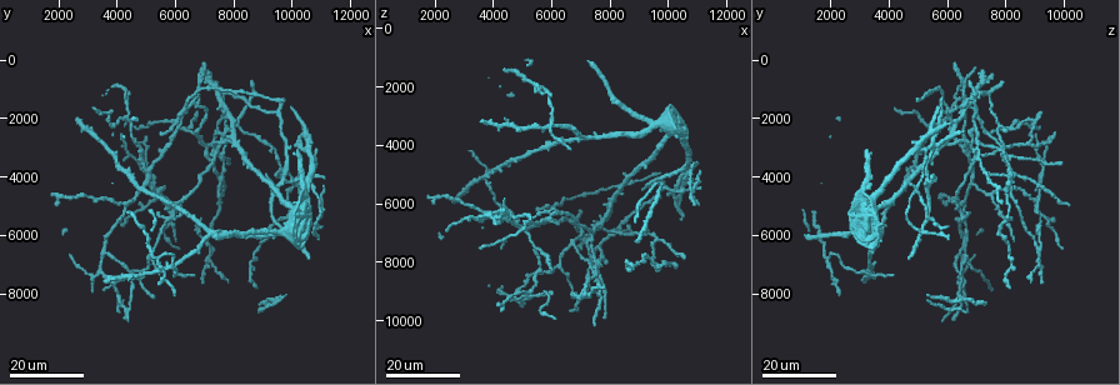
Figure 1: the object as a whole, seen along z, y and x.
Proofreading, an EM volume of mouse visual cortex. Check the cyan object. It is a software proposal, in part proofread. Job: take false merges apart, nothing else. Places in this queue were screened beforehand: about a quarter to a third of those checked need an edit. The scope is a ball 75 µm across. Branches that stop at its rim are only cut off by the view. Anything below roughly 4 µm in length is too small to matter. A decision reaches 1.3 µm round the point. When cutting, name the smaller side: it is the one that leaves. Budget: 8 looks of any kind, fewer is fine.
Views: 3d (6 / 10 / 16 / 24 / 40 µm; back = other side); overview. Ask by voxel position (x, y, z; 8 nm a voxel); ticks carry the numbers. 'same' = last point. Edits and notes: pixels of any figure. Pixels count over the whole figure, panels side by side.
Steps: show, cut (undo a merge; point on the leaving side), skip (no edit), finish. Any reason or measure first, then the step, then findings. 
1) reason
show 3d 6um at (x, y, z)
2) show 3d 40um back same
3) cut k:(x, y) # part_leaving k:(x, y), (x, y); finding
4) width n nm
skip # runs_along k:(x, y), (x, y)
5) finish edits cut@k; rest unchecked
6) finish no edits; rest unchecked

three arms meet
show 3d 16um at (6200, 2400, 8200)

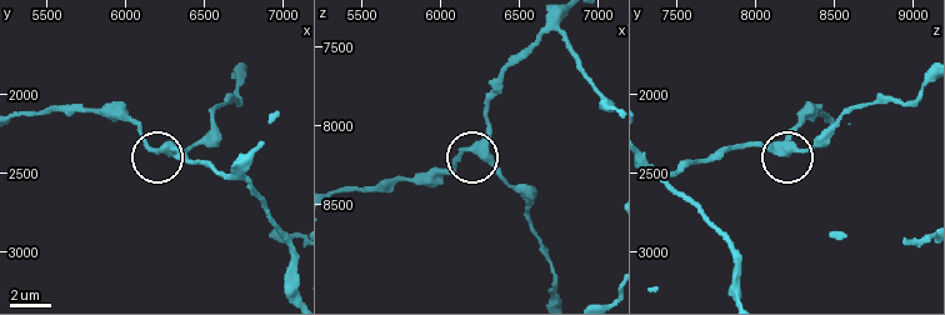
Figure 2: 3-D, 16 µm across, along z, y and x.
show 3d 10um at (6200, 2360, 8140)

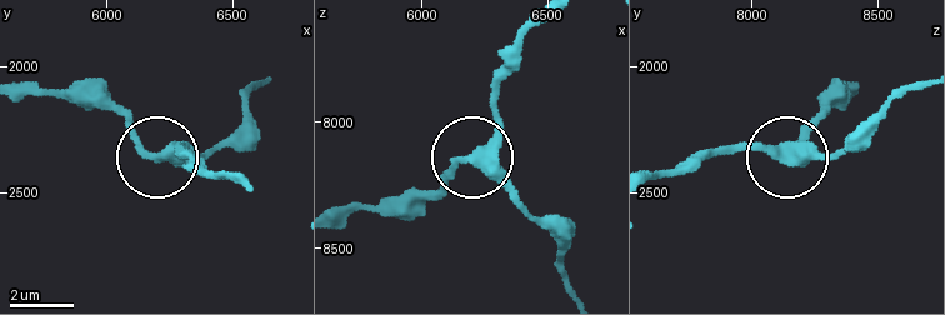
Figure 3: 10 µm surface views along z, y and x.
side_arm 12 um
skip # runs_along 3:(225, 179), (176, 144), (166, 158), (214, 155); continuous, no second neuron

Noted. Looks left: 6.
three-way junction
show 3d 24um at (4400, 1300, 6400)

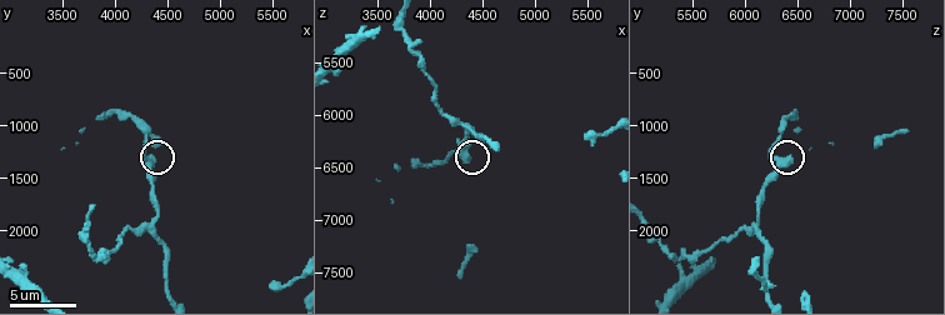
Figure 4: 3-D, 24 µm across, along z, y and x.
show 3d 10um at (4280, 1320, 6320)

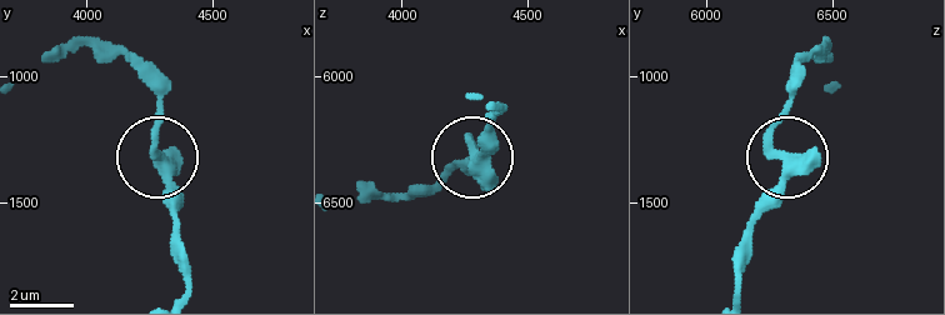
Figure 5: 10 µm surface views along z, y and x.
width 350 nm
skip # runs_along 5:(183, 293), (176, 196), (160, 148), (160, 78); continuous, no second neuron

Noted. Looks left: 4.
arms part here
show 3d 16um at (4340, 1920, 6080)

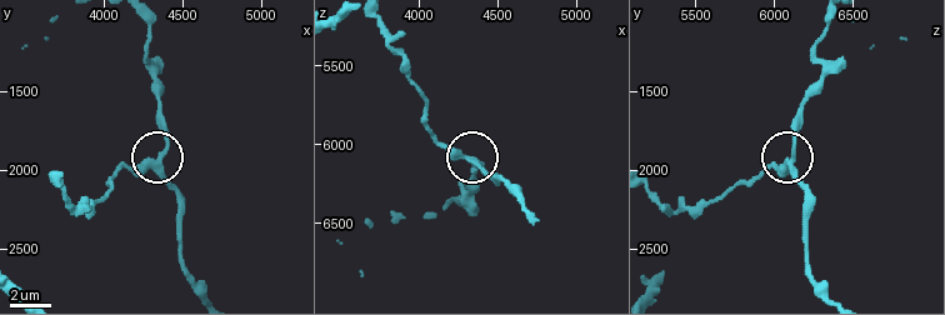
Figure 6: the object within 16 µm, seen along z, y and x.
width 290 nm
skip # runs_along 6:(201, 294), (180, 254), (180, 198), (158, 158), (160, 99); continuous, no second neuron

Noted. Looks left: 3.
two arms in line, one across
show 3d 16um at (9800, 4100, 5400)

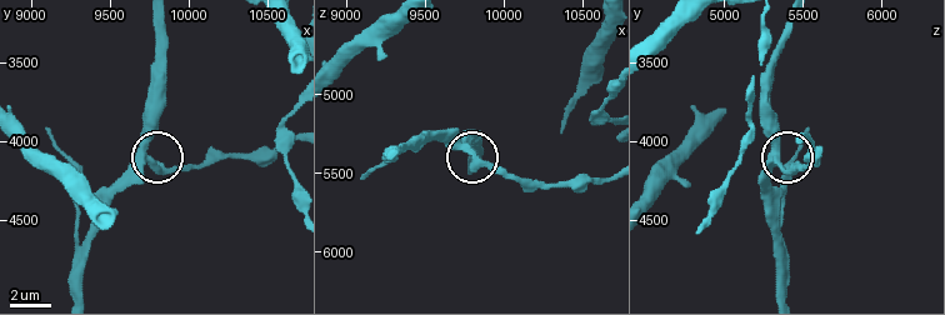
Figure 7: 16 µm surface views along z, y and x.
zoom in
show 3d 6um at (9700, 4140, 5340)

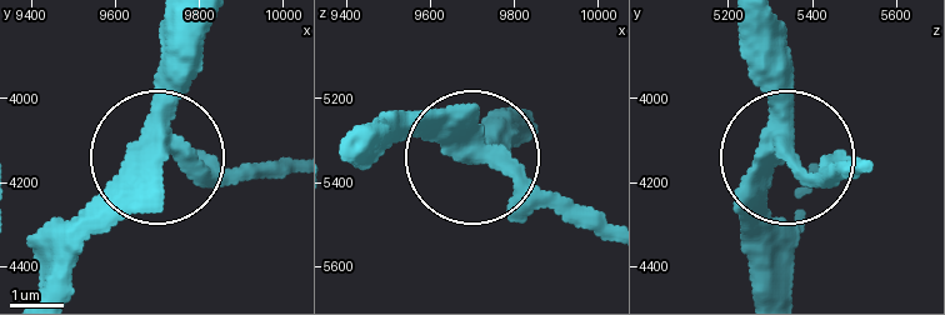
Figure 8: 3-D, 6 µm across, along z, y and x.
side_arm 29 um; arms 3
skip # all the same neuron

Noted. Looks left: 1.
finish no edits; rest unchecked

